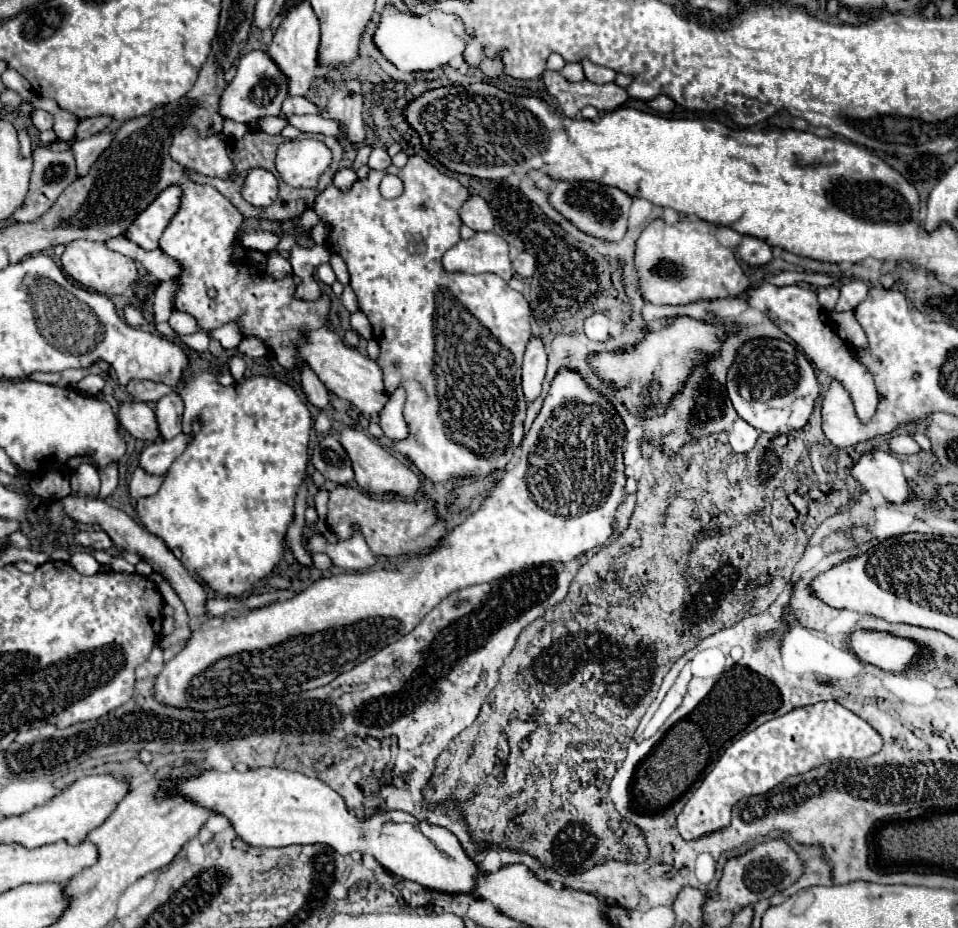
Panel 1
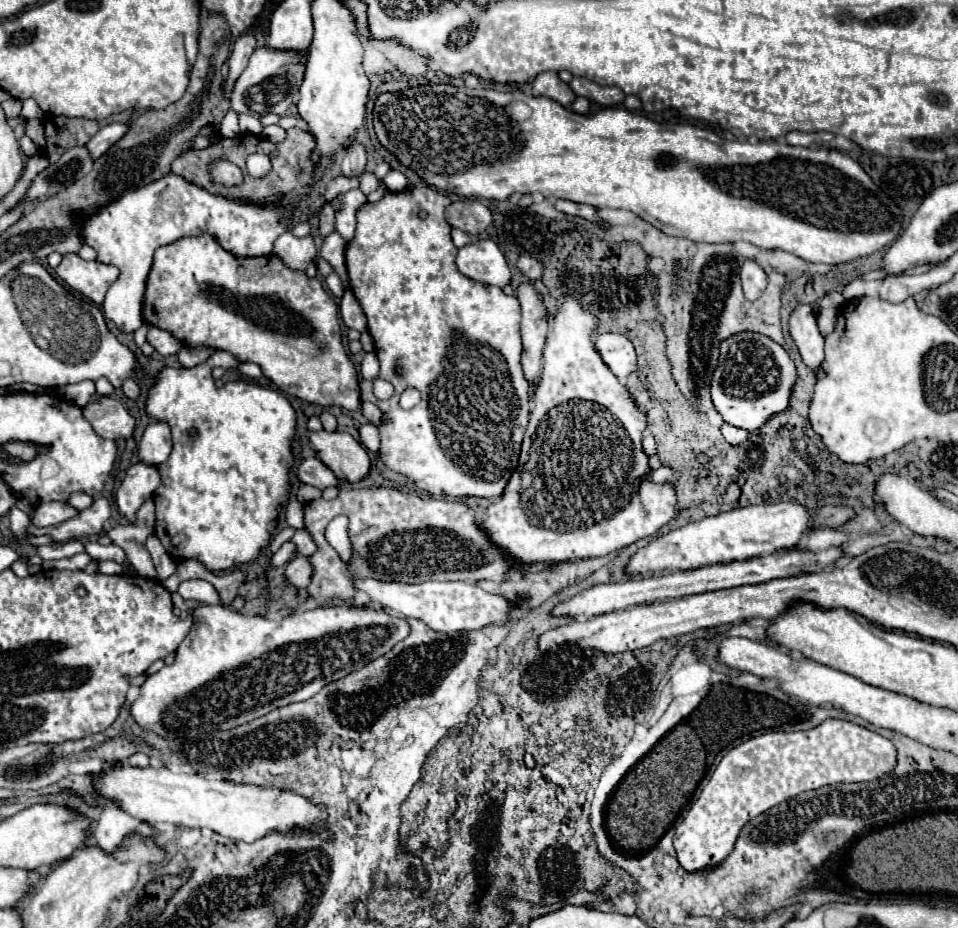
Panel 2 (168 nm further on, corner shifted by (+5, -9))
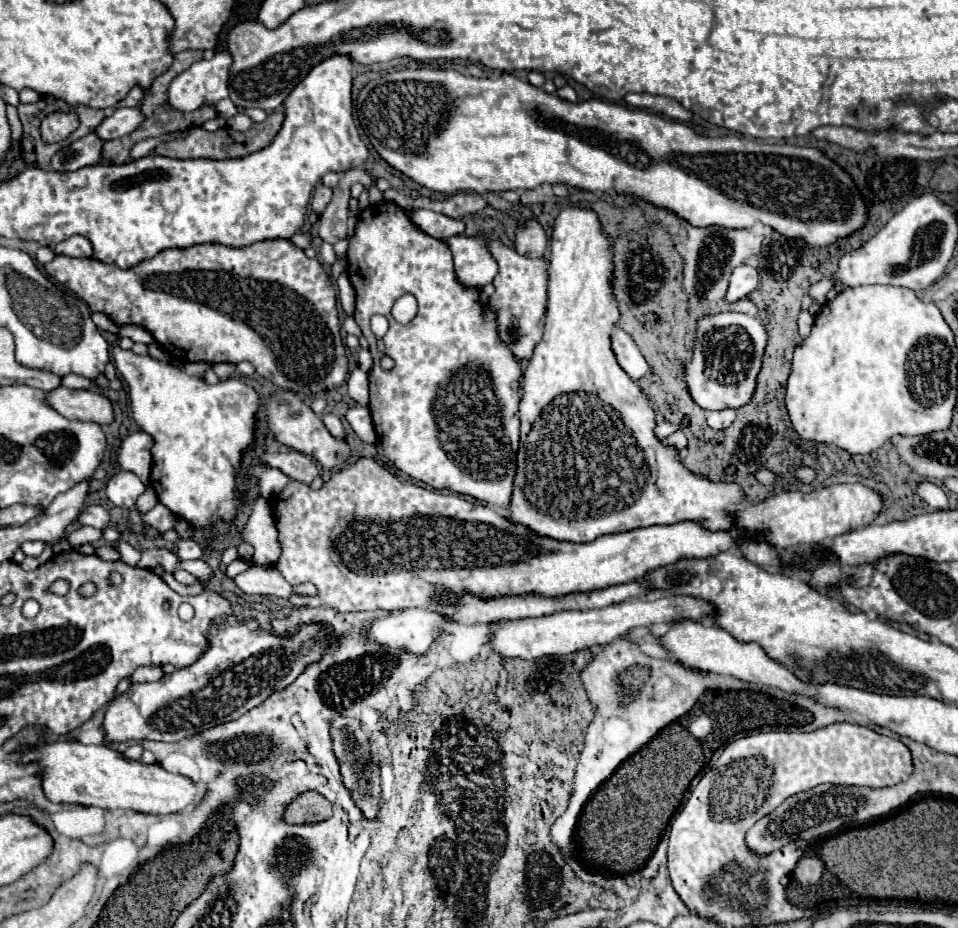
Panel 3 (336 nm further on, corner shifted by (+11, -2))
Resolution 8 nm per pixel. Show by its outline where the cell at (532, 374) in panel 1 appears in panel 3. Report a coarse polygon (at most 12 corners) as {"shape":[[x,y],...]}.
{"shape":[[490,241],[500,339],[530,359],[544,333],[544,259]]}

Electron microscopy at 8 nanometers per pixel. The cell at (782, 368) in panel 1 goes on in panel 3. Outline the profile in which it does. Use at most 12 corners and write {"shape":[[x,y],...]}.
{"shape":[[760,319],[698,321],[686,365],[708,411],[754,397],[768,333]]}

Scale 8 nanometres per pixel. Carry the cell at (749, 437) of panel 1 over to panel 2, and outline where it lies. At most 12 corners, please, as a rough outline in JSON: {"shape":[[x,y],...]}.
{"shape":[[722,424],[722,436],[730,444],[742,444],[748,432]]}

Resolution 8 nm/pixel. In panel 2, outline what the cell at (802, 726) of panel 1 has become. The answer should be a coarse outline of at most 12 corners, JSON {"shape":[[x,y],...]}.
{"shape":[[826,720],[732,748],[676,824],[716,868],[772,806],[894,768],[894,744]]}

